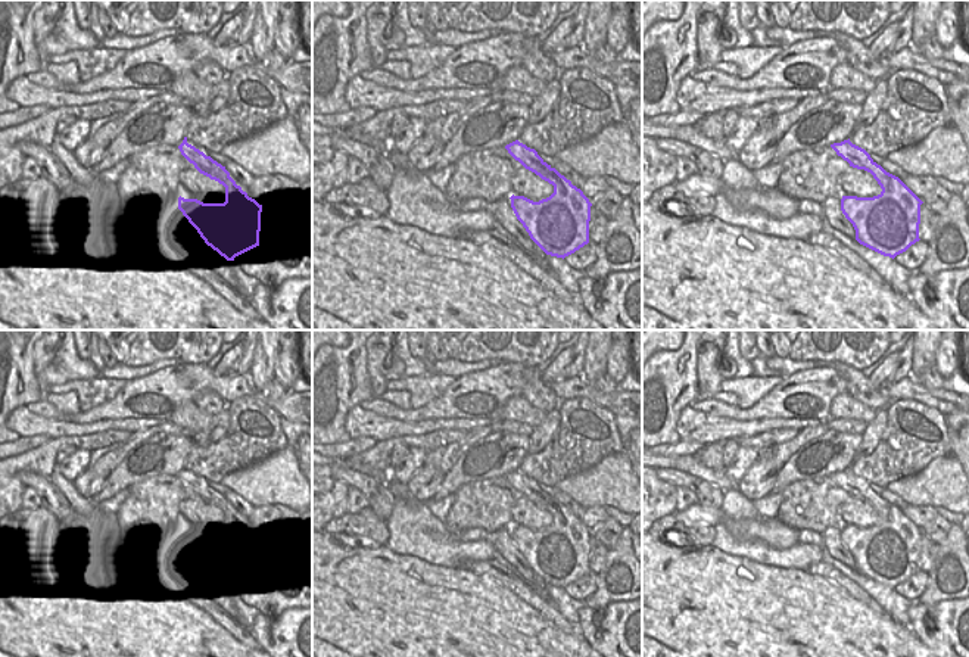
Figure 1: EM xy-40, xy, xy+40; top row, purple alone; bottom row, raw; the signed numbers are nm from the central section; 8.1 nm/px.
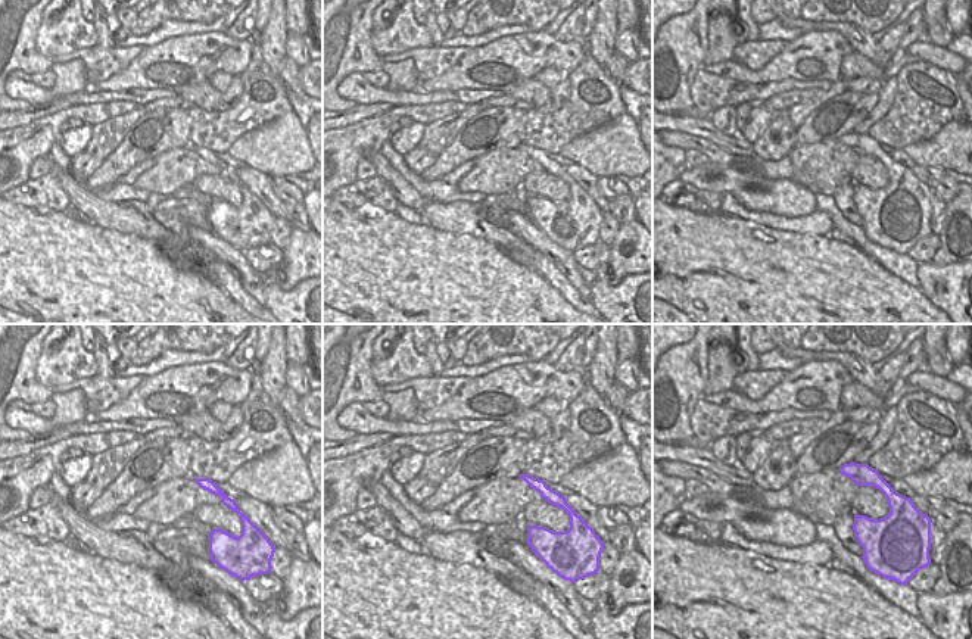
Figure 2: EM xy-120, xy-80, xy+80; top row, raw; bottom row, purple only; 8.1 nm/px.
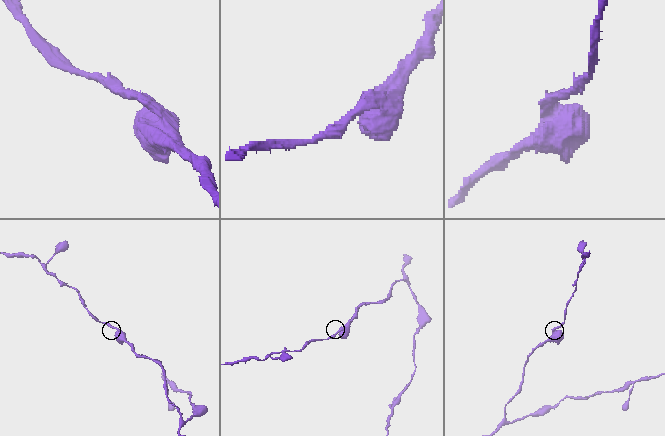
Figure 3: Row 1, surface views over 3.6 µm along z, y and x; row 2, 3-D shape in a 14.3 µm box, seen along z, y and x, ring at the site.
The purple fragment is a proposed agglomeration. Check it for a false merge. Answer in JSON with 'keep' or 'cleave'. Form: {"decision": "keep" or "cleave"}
{"decision": "cleave"}

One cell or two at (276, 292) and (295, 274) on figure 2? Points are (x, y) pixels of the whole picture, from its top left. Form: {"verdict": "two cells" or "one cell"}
{"verdict": "two cells"}

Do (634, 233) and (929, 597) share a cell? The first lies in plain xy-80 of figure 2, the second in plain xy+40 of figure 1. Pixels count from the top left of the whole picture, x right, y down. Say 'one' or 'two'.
one

